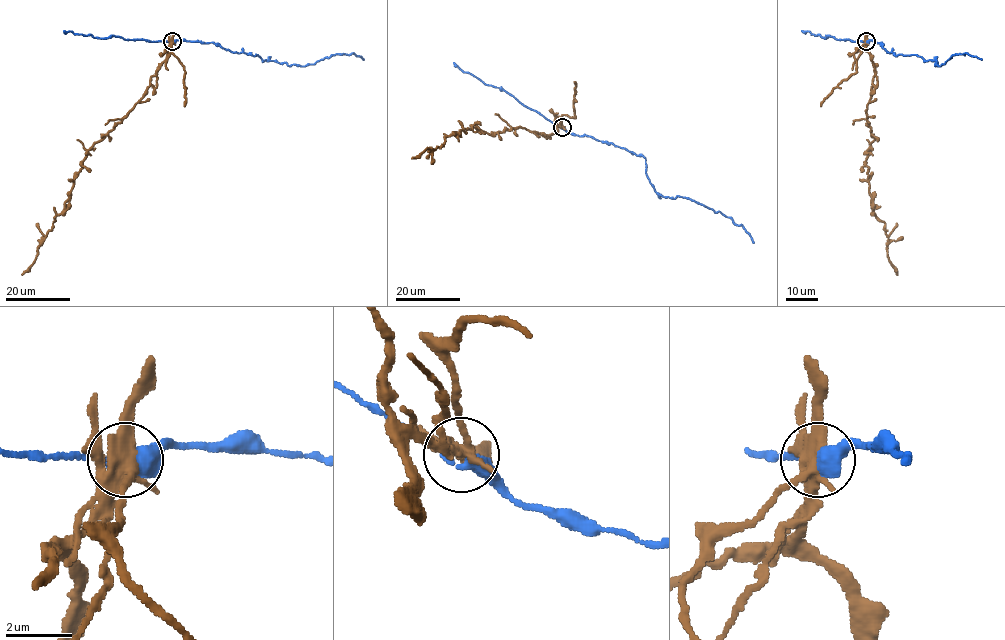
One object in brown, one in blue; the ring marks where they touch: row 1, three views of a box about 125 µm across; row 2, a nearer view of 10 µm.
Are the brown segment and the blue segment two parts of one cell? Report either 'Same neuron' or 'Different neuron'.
Different neuron

